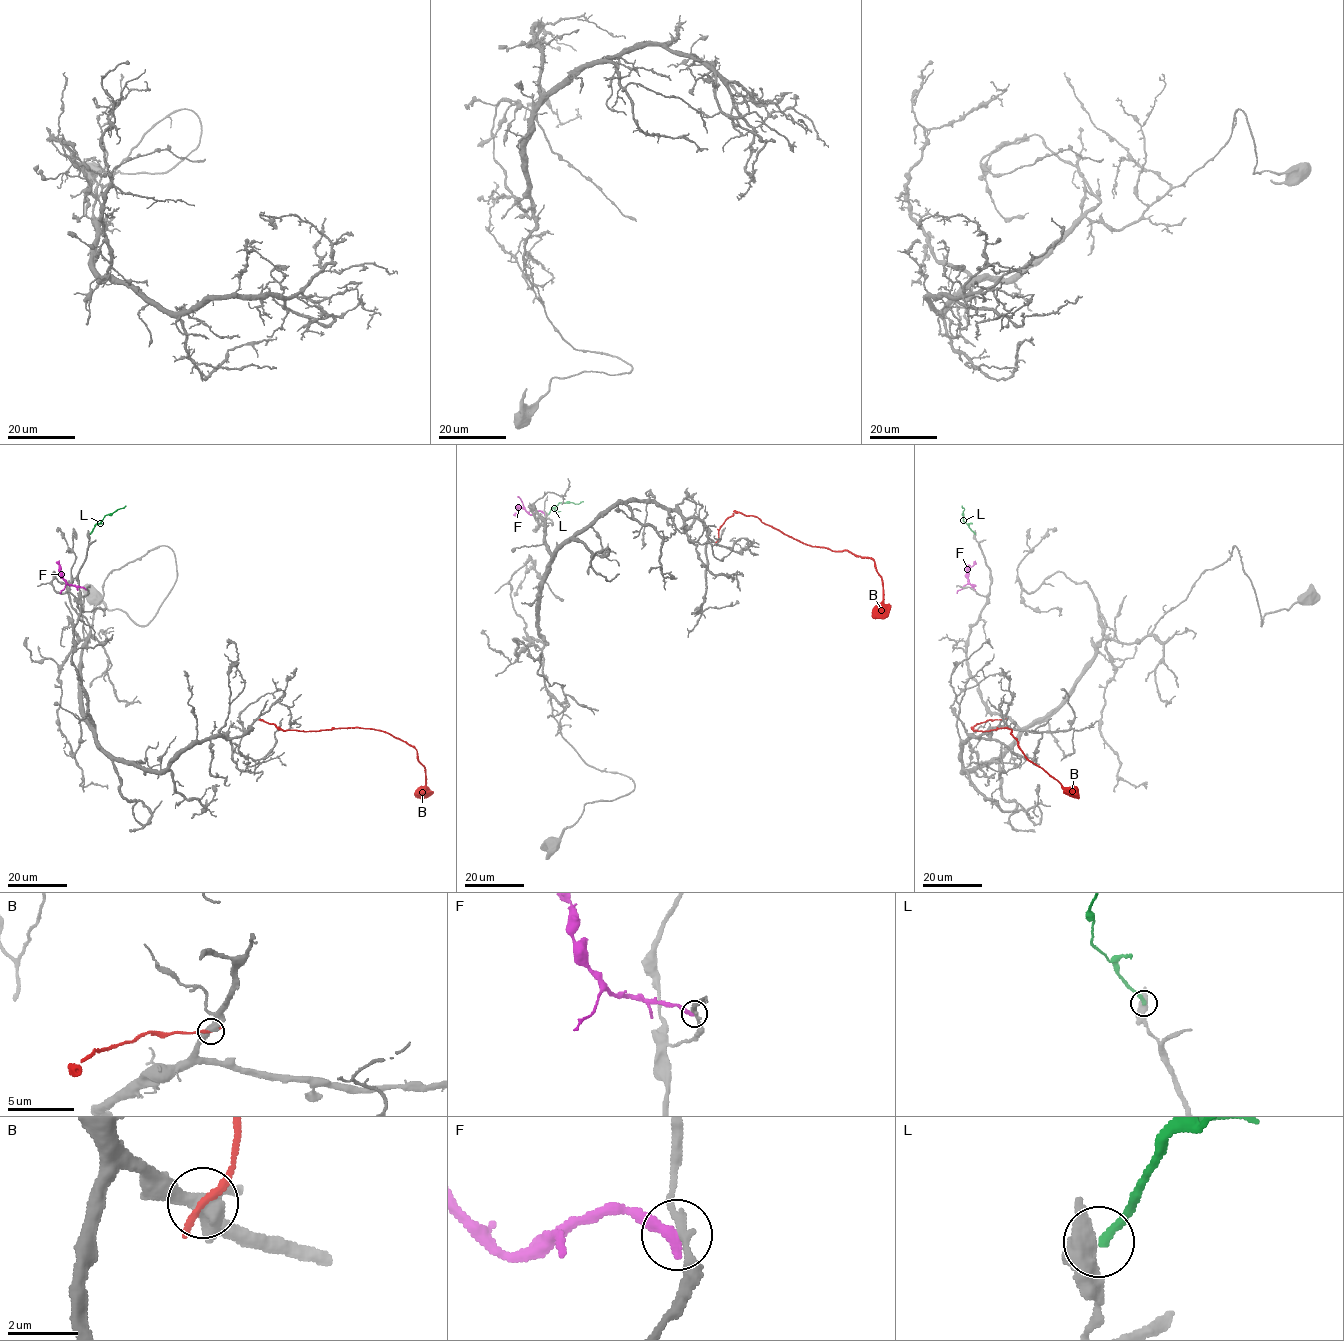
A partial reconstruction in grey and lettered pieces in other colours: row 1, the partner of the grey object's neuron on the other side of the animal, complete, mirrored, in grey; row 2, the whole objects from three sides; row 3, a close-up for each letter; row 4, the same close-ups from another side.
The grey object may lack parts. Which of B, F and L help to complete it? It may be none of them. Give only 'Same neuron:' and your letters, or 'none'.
Same neuron: none

